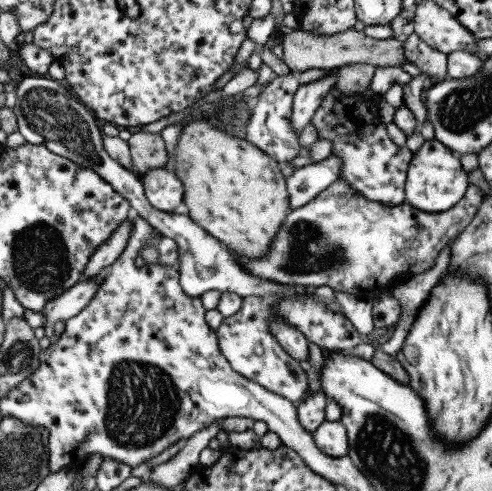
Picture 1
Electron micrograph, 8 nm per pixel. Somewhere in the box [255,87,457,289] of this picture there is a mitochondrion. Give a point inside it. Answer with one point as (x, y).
(307, 248)

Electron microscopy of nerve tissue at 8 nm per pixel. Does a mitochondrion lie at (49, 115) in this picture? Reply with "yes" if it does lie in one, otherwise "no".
yes

